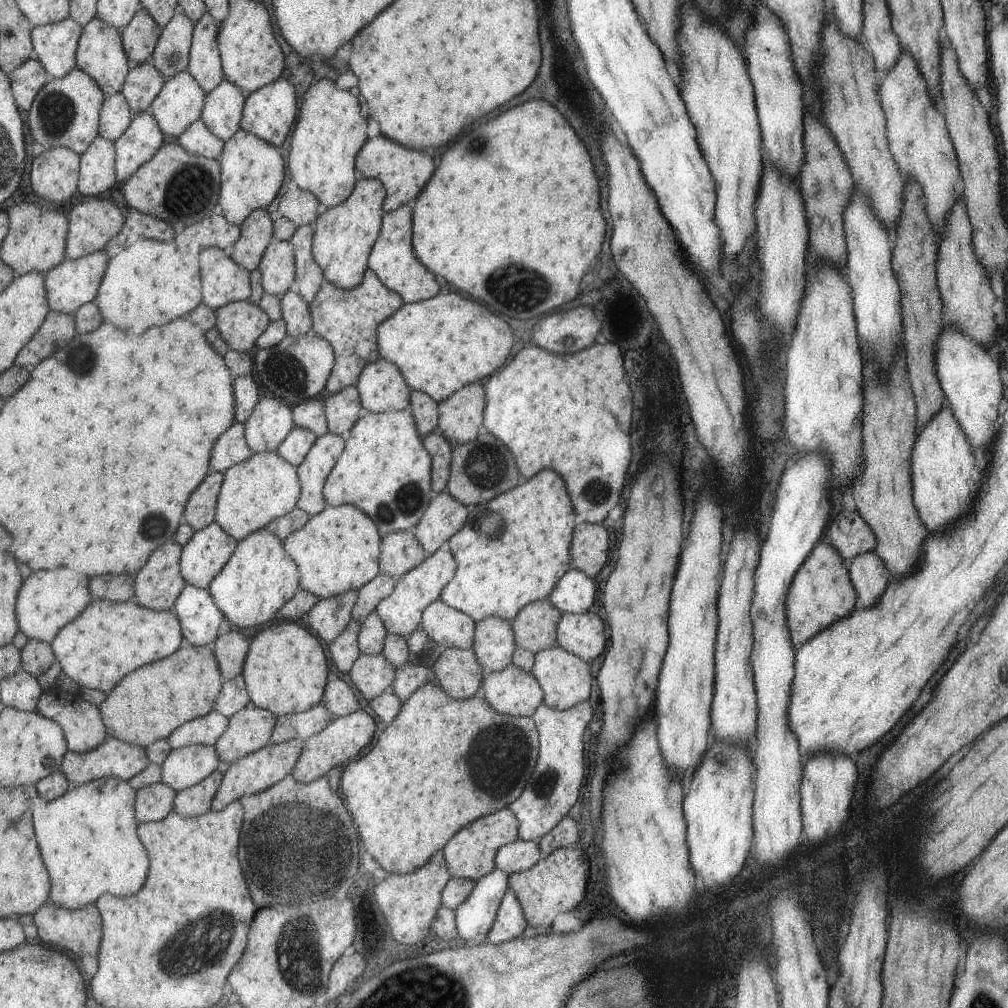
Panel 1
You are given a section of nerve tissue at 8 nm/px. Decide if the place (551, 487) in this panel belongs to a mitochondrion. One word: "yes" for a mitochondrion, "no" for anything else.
no

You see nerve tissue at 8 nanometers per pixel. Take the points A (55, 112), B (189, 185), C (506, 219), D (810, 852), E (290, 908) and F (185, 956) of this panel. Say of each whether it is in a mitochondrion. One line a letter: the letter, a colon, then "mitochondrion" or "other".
A: mitochondrion
B: mitochondrion
C: other
D: other
E: mitochondrion
F: mitochondrion

